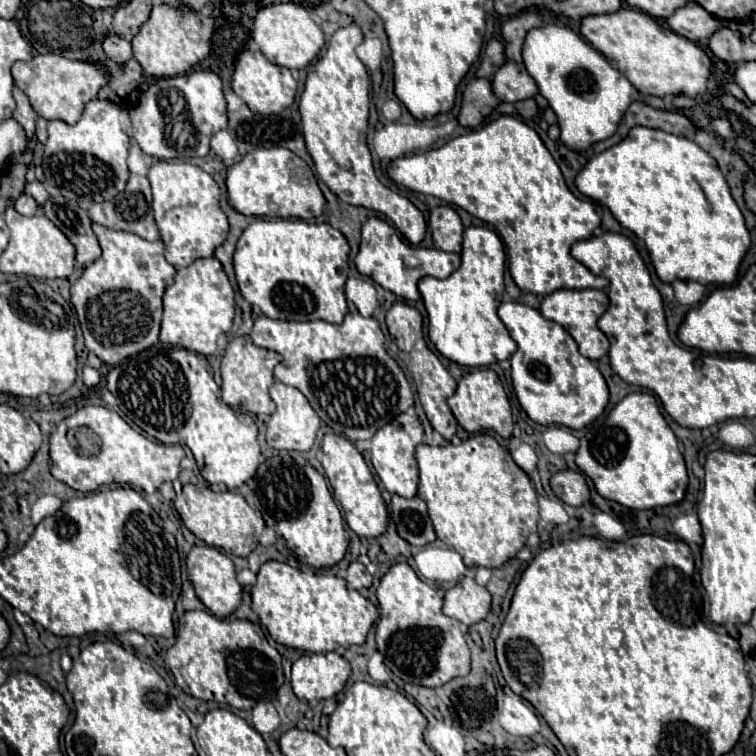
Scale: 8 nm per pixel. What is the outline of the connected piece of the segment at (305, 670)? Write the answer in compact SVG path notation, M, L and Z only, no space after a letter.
M335 652L303 654L293 662L291 684L299 700L325 700L345 688L349 674L349 662Z

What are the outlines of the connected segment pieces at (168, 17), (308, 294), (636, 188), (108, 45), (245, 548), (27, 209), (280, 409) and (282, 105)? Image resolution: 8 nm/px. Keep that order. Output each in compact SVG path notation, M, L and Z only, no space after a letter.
M155 2L153 12L133 36L133 56L147 76L179 76L199 64L211 50L213 18L193 12L187 6L167 6Z
M277 218L274 220L255 220L251 222L237 240L233 254L235 278L241 296L261 308L261 312L275 320L325 320L331 324L341 324L347 314L345 300L345 280L349 272L349 244L345 236L331 224L309 223L297 218Z
M635 126L619 144L591 158L577 174L575 184L581 194L605 204L623 228L645 242L655 272L663 282L695 280L699 284L723 285L737 280L737 270L749 250L751 238L717 162L693 140L647 126Z
M109 32L105 36L103 50L117 64L123 64L123 62L127 62L131 58L131 42L127 38L123 38L123 36L117 36L115 32Z
M183 486L182 493L174 502L183 524L205 544L221 548L229 556L249 556L259 544L259 536L265 528L259 510L251 508L241 494L235 492L213 492L207 486Z
M21 194L21 196L17 198L17 202L15 202L15 210L17 210L19 214L23 214L23 216L35 216L35 214L39 212L39 206L35 204L35 200L33 200L31 196Z
M281 382L273 384L271 398L275 400L277 410L271 414L267 422L267 444L277 450L297 450L297 452L311 450L317 430L319 430L319 416L315 414L307 398L297 388L281 384Z
M245 48L239 54L231 86L237 94L241 94L241 98L247 102L247 106L259 114L277 114L277 112L285 110L297 94L297 82L291 76L289 68L271 64L259 50L251 50L251 48Z

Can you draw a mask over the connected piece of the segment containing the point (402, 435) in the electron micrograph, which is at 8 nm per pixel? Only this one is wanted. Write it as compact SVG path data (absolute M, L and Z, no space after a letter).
M415 408L411 412L411 432L401 422L391 422L375 432L371 438L371 464L383 482L385 490L391 494L399 494L403 498L413 498L419 486L419 466L415 460L415 450L423 442L423 426Z

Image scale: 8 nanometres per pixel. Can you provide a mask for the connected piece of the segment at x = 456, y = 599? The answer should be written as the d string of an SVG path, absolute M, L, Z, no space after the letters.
M463 578L445 594L443 614L463 622L465 626L481 622L491 608L491 594L473 578Z

